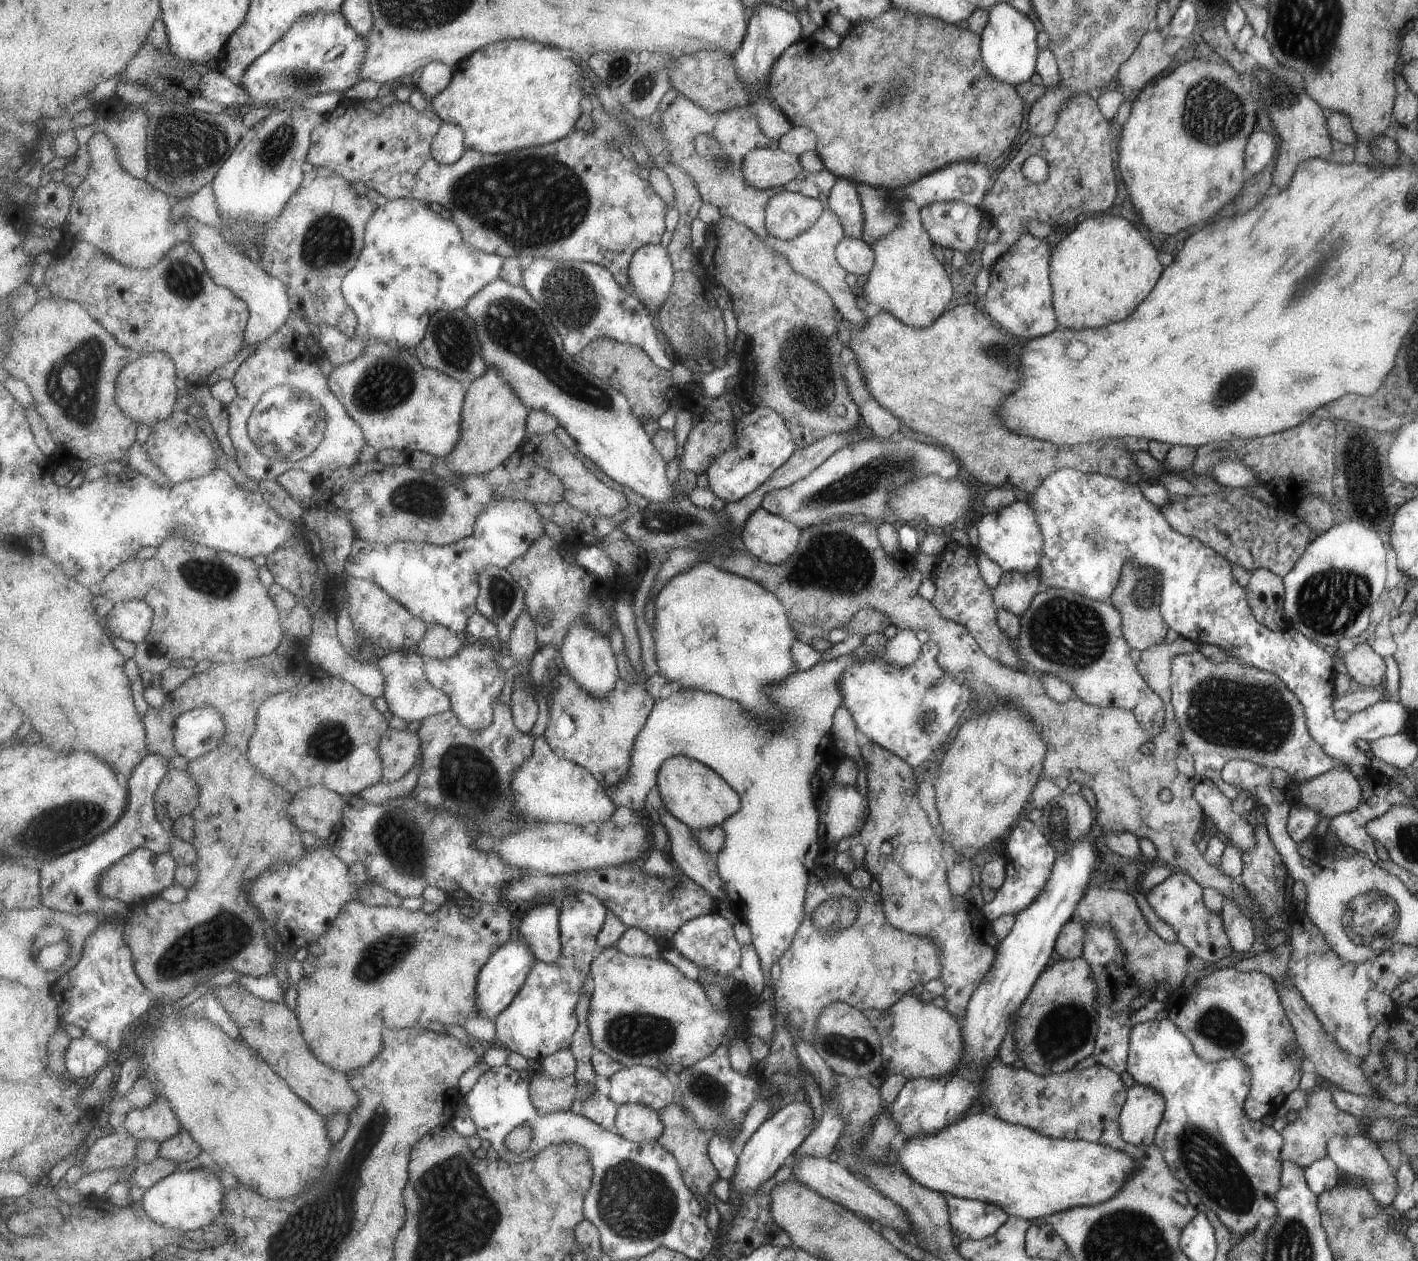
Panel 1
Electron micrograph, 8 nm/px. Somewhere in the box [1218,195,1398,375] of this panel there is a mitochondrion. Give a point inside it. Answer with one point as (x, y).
(1318, 270)

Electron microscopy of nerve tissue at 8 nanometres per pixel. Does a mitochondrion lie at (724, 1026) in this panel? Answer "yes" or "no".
no

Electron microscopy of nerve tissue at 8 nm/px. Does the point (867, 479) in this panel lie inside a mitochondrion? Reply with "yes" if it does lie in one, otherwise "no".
yes

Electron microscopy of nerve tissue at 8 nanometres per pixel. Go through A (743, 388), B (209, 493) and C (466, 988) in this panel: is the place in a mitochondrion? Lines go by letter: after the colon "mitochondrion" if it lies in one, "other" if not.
A: other
B: other
C: other

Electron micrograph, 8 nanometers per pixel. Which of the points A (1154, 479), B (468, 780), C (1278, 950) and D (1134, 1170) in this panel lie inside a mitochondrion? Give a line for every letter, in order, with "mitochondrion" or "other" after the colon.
A: other
B: mitochondrion
C: other
D: other

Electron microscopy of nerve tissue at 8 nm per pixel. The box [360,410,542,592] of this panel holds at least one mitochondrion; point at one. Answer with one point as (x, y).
(418, 495)

